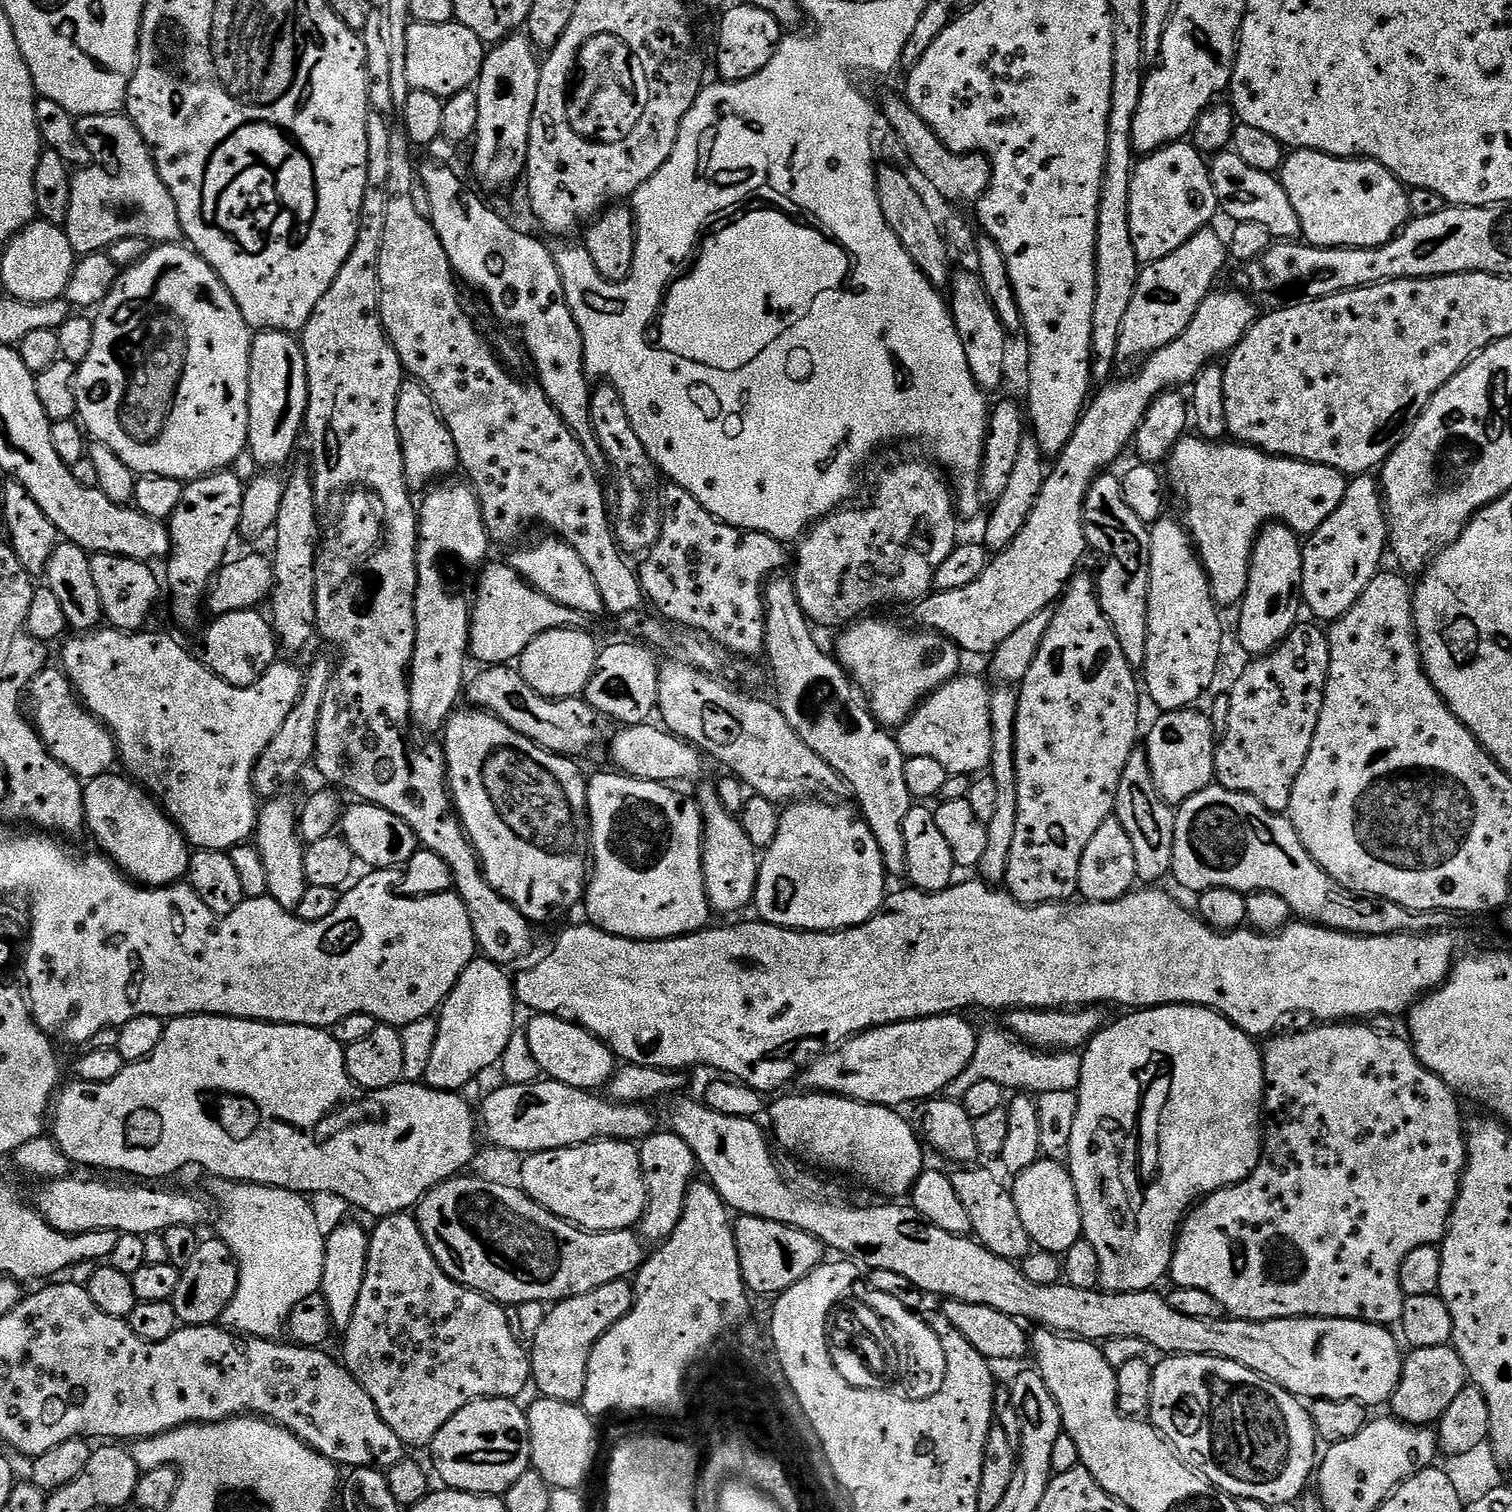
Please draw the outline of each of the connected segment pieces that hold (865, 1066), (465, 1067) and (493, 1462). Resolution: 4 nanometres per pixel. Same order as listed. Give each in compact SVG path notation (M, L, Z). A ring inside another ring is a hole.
M960 1014L928 1016L925 1020L904 1020L900 1024L887 1024L881 1028L872 1028L868 1032L859 1032L843 1044L820 1054L825 1056L817 1055L803 1069L803 1087L813 1092L847 1096L849 1100L861 1100L863 1104L885 1106L901 1106L900 1104L912 1104L915 1100L923 1102L939 1097L952 1085L954 1078L958 1078L962 1070L966 1070L970 1058L974 1058L978 1032L977 1029L972 1029L971 1022L963 1020L964 1018Z
M487 958L474 959L468 963L466 970L462 970L454 990L450 990L450 994L438 1009L437 1037L422 1079L429 1088L437 1088L443 1092L460 1092L479 1072L492 1067L495 1069L501 1063L503 1052L510 1043L512 1033L518 1028L518 1023L516 1023L518 1001L514 980L511 975L508 977L504 972L507 971L495 960Z
M512 1398L475 1400L462 1406L462 1410L458 1410L458 1414L454 1414L454 1418L450 1418L442 1430L438 1430L431 1442L430 1453L432 1452L432 1460L436 1463L436 1472L444 1483L441 1485L458 1492L472 1492L476 1496L503 1497L504 1492L510 1490L518 1478L522 1478L522 1474L530 1471L532 1451L528 1414L516 1404L519 1403Z

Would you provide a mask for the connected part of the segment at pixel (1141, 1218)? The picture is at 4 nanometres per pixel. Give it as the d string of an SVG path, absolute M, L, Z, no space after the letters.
M1163 1004L1160 1008L1142 1008L1129 1011L1121 1020L1101 1027L1088 1041L1082 1055L1082 1082L1078 1089L1078 1115L1070 1134L1070 1150L1066 1167L1072 1176L1082 1214L1083 1239L1094 1246L1100 1263L1100 1288L1105 1292L1147 1292L1157 1287L1160 1279L1169 1275L1172 1267L1172 1250L1184 1217L1205 1196L1229 1188L1245 1180L1258 1166L1262 1147L1262 1117L1264 1110L1264 1057L1257 1041L1246 1035L1215 1012L1213 1008L1199 1008L1196 1004Z

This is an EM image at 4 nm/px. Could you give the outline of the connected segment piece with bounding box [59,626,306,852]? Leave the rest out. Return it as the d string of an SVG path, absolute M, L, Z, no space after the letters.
M104 626L99 630L73 635L73 640L65 639L63 641L65 644L64 649L60 652L61 661L59 660L59 663L62 665L64 673L68 675L68 680L71 682L80 703L112 731L112 737L116 739L119 763L121 765L124 763L125 769L123 768L123 771L141 788L155 797L160 807L180 827L184 839L188 841L189 845L196 850L205 848L206 850L228 852L236 844L242 844L253 839L258 815L258 797L252 788L254 766L258 762L262 750L266 750L266 746L270 746L274 734L278 734L278 730L282 730L282 722L286 722L286 718L290 718L290 710L294 710L294 706L304 689L305 673L299 672L292 664L277 662L264 671L262 678L258 678L258 682L254 682L249 688L239 688L214 675L204 665L203 659L196 657L195 660L174 637L167 636L164 632L148 631L121 632L111 626Z

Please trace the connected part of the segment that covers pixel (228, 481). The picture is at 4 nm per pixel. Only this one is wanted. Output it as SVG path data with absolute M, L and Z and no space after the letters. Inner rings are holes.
M232 470L212 472L197 480L187 481L182 490L182 502L178 502L178 510L174 510L170 518L168 535L172 538L172 551L166 557L166 588L172 591L172 616L180 628L192 628L199 622L206 589L224 567L229 555L228 547L240 531L246 484L234 473Z

